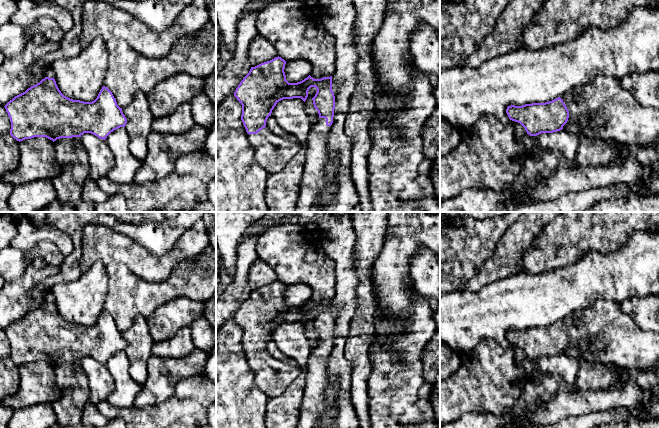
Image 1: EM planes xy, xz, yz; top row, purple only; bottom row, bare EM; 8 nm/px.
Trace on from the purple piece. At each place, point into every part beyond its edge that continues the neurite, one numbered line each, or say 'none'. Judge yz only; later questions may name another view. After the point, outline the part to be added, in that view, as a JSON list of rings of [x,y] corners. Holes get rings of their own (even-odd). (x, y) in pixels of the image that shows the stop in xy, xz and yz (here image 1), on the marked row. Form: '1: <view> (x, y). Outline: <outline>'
1: yz (617, 114). Outline: [[[598,75],[589,83],[576,87],[560,98],[569,111],[568,121],[578,123],[588,136],[612,139],[619,144],[659,142],[659,110],[643,107],[615,77]]]

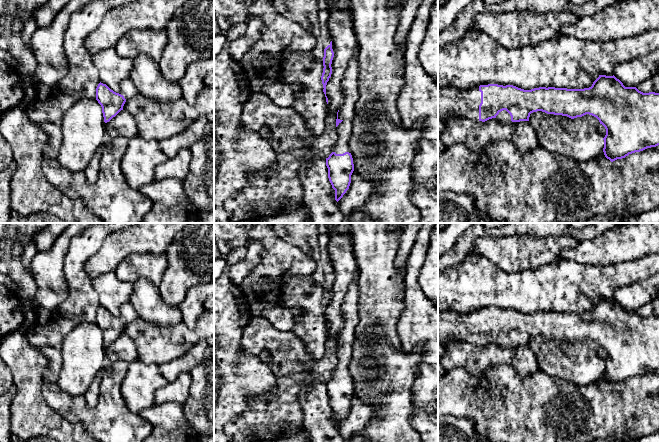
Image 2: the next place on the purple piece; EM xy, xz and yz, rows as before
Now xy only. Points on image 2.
1: xy (127, 88). Outline: [[[129,77],[121,82],[120,91],[118,93],[123,95],[124,98],[127,100],[135,96],[138,93],[138,90]]]

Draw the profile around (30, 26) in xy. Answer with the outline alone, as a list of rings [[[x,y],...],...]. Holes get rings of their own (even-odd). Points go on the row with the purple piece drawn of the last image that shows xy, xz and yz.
[[[35,15],[26,16],[24,21],[24,28],[22,32],[22,39],[27,45],[31,45],[31,37],[33,33],[38,29]]]

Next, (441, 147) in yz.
[[[438,119],[438,155],[440,155],[446,147],[441,142],[441,134],[444,132],[444,122],[441,119]]]

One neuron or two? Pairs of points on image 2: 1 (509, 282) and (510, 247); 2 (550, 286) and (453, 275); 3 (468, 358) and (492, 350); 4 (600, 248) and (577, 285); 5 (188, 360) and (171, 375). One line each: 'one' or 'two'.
1: two
2: one
3: one
4: two
5: one

